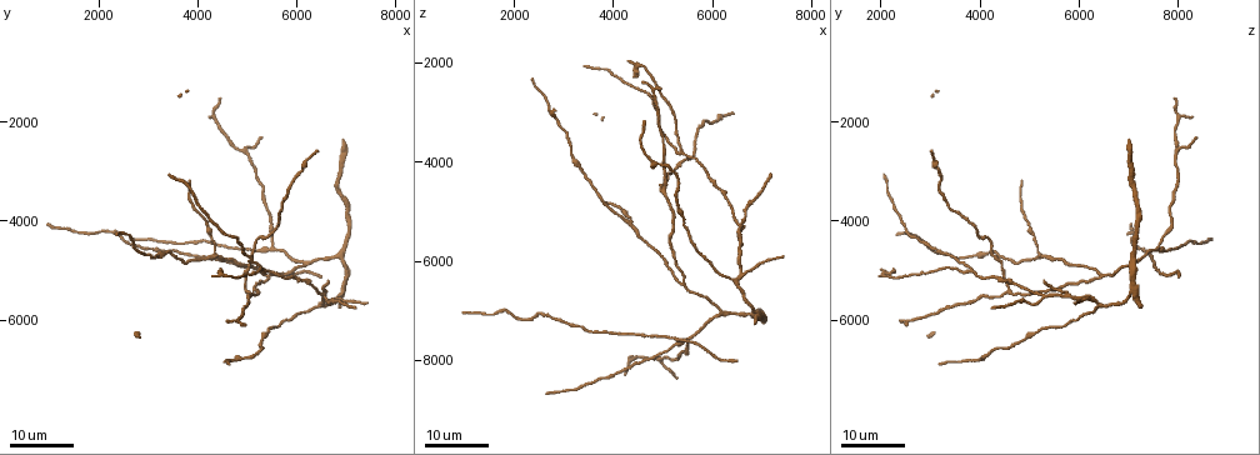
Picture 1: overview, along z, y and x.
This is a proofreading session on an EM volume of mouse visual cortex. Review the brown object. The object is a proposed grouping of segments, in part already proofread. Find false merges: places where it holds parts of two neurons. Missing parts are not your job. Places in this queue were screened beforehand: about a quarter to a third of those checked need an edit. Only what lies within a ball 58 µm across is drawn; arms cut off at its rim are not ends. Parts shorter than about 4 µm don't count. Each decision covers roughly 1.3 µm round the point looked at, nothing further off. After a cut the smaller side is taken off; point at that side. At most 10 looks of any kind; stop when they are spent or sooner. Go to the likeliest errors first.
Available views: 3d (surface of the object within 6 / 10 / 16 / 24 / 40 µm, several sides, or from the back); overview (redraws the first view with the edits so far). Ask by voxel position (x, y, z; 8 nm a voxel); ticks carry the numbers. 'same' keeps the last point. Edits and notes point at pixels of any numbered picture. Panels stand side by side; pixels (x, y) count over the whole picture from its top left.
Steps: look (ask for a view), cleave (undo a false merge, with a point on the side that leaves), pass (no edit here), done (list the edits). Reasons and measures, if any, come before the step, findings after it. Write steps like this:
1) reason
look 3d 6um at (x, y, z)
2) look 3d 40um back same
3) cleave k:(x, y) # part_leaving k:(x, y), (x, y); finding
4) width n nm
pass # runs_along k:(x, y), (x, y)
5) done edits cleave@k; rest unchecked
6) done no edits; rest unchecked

side arm on a straight run
look 3d 16um at (6600, 5650, 6300)

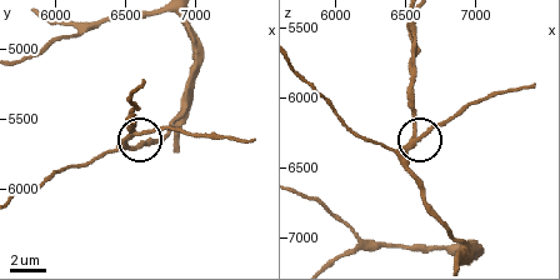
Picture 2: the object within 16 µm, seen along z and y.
closer look
look 3d 6um at (6600, 5620, 6280)

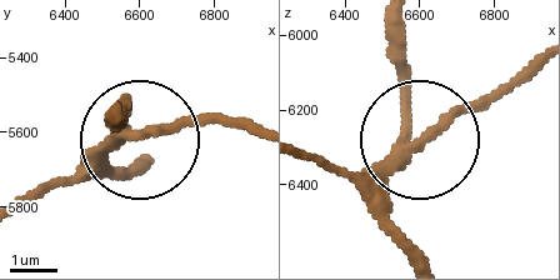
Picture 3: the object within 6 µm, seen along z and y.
arms 3
pass # runs_along 3:(423, 255), (391, 208), (386, 171), (523, 68); continuous, no second neuron

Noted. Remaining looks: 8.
three arms meet
look 3d 16um at (5500, 4550, 7550)

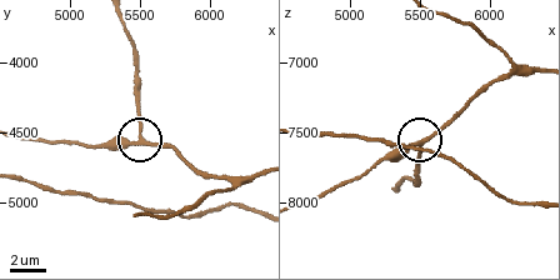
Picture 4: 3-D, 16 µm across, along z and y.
look 3d 10um at (5500, 4520, 7600)

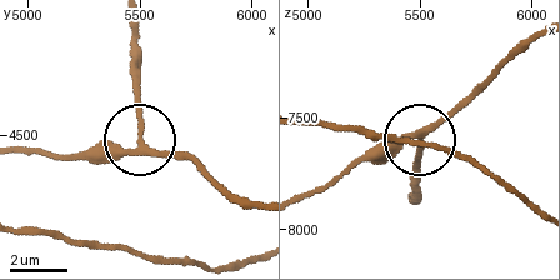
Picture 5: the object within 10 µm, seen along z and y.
width 220 nm
pass # runs_along 5:(256, 204), (235, 201), (191, 163), (149, 146), (141, 63); continuous, no second neuron

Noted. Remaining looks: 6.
three-way junction
look 3d 24um at (5400, 5100, 6400)

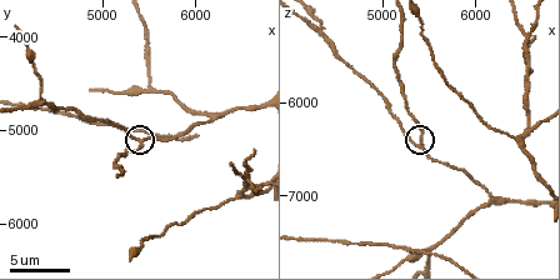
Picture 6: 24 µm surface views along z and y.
look 3d 10um at (5400, 5100, 6500)

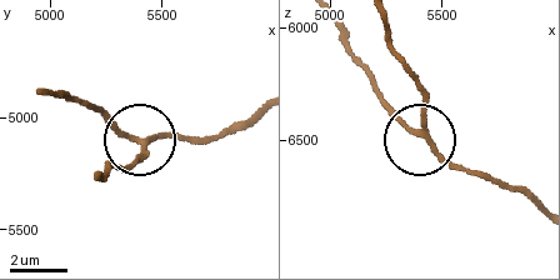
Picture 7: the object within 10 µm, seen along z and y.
pass # runs_along 7:(258, 109), (236, 129), (208, 138), (135, 138), (95, 105); continuous, no second neuron

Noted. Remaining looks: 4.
a fork
look 3d 24um at (4950, 5400, 4600)

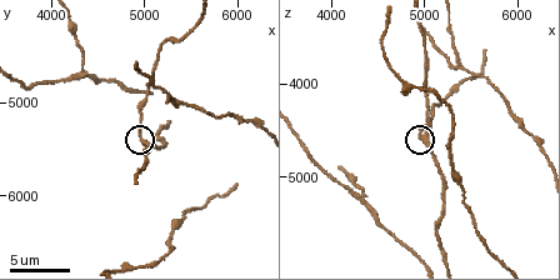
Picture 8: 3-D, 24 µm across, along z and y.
zoom in
look 3d 10um at (5000, 5400, 4550)

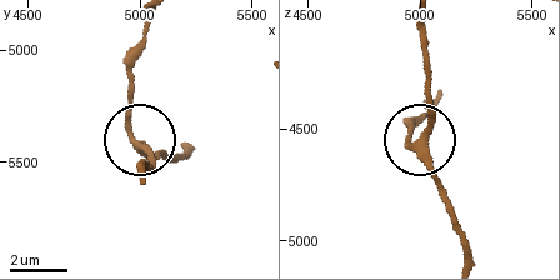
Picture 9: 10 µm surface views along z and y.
zoom in
look 3d 6um at (4990, 5400, 4570)

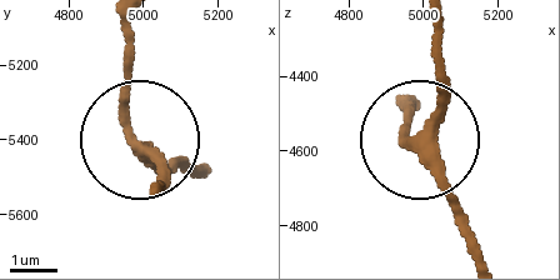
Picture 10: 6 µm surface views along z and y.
width 240 nm
pass # runs_along 10:(478, 249), (426, 141), (434, 38); all the same neuron

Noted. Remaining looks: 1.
small branch off a trunk
look 3d 16um at (4300, 4700, 5200)

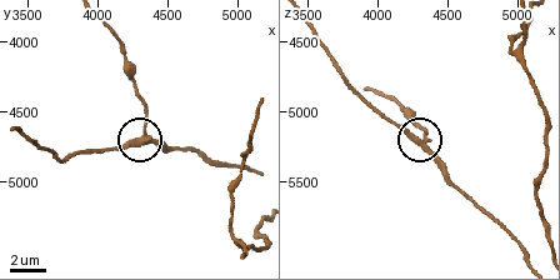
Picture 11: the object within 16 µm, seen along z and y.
side_arm 15 um; arms 3
cleave 11:(144, 113) # two neurons meet here

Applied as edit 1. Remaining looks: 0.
done edits cleave@11; rest unchecked

